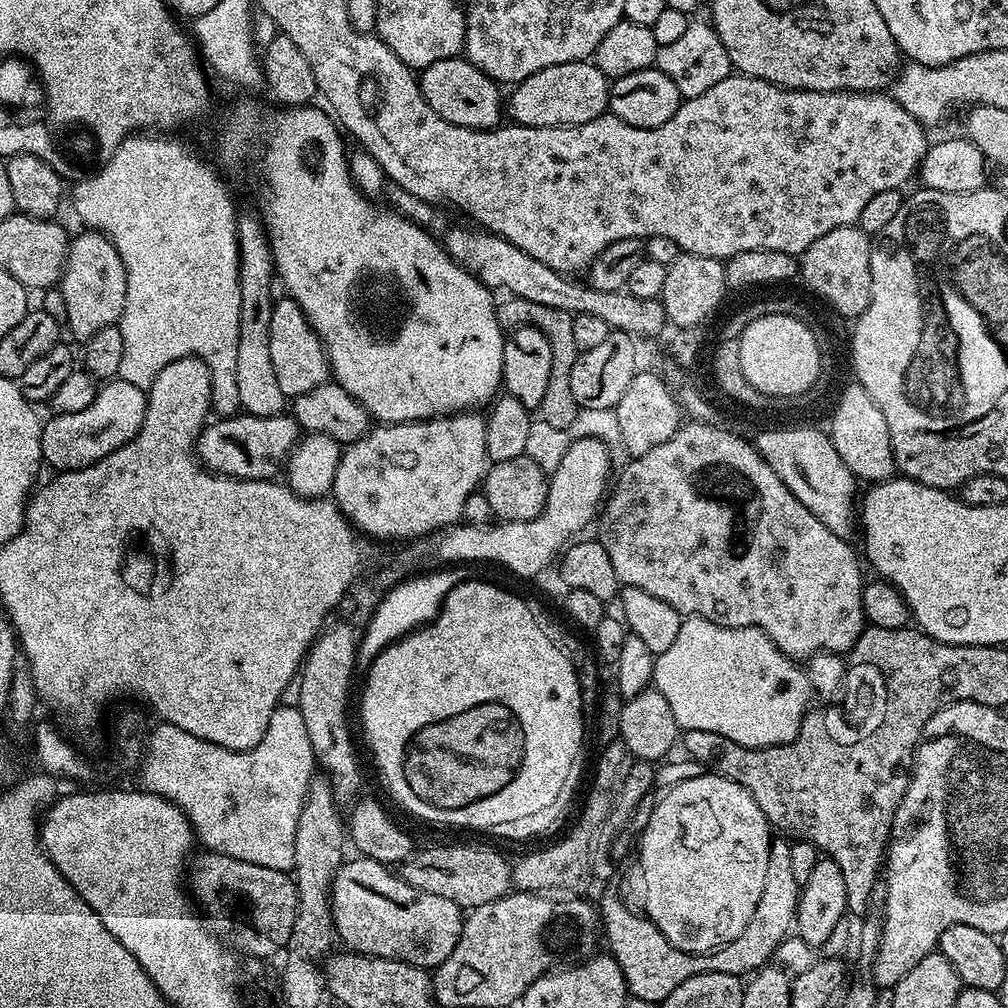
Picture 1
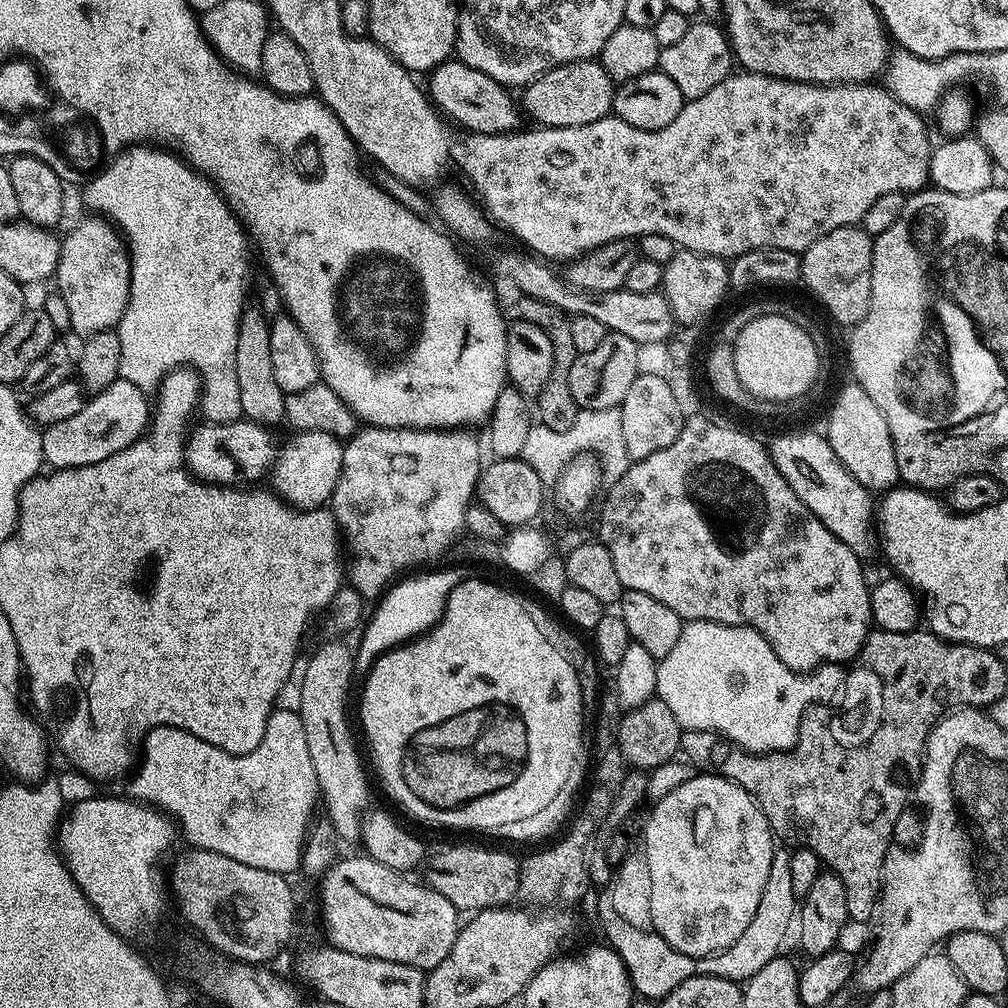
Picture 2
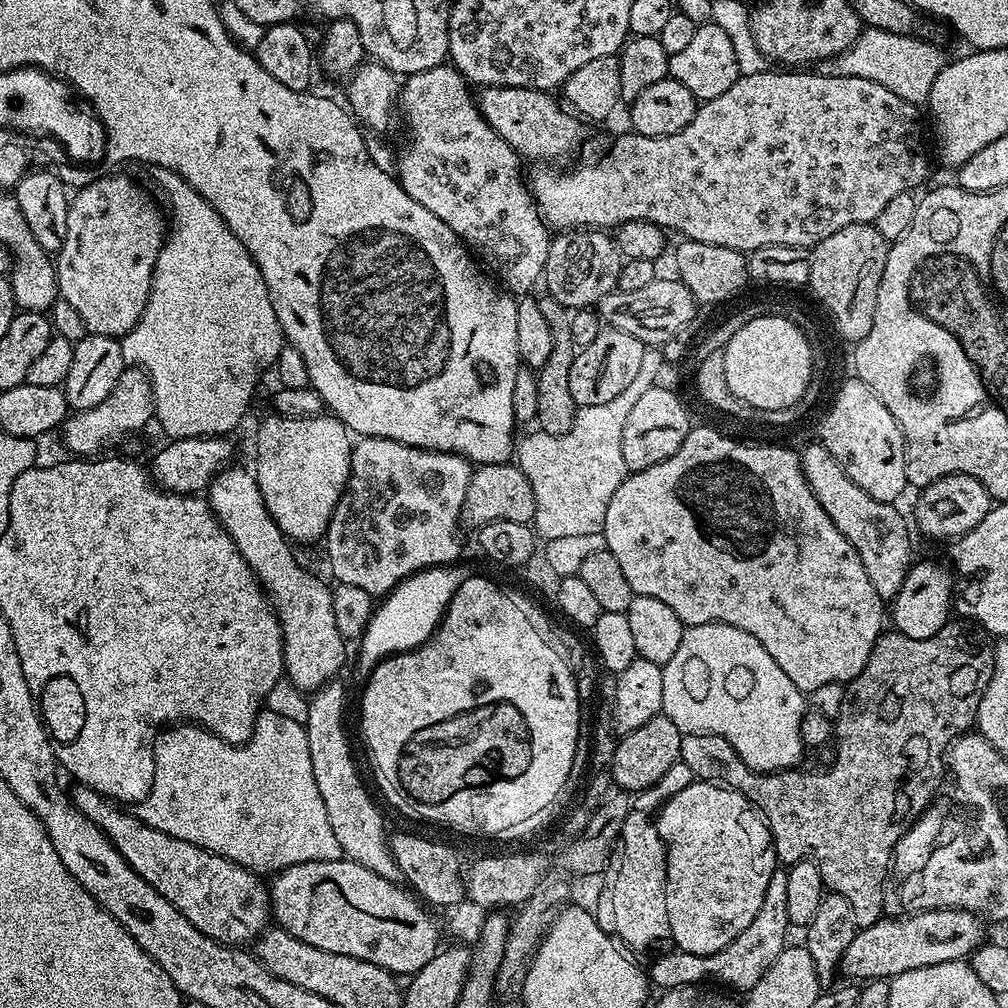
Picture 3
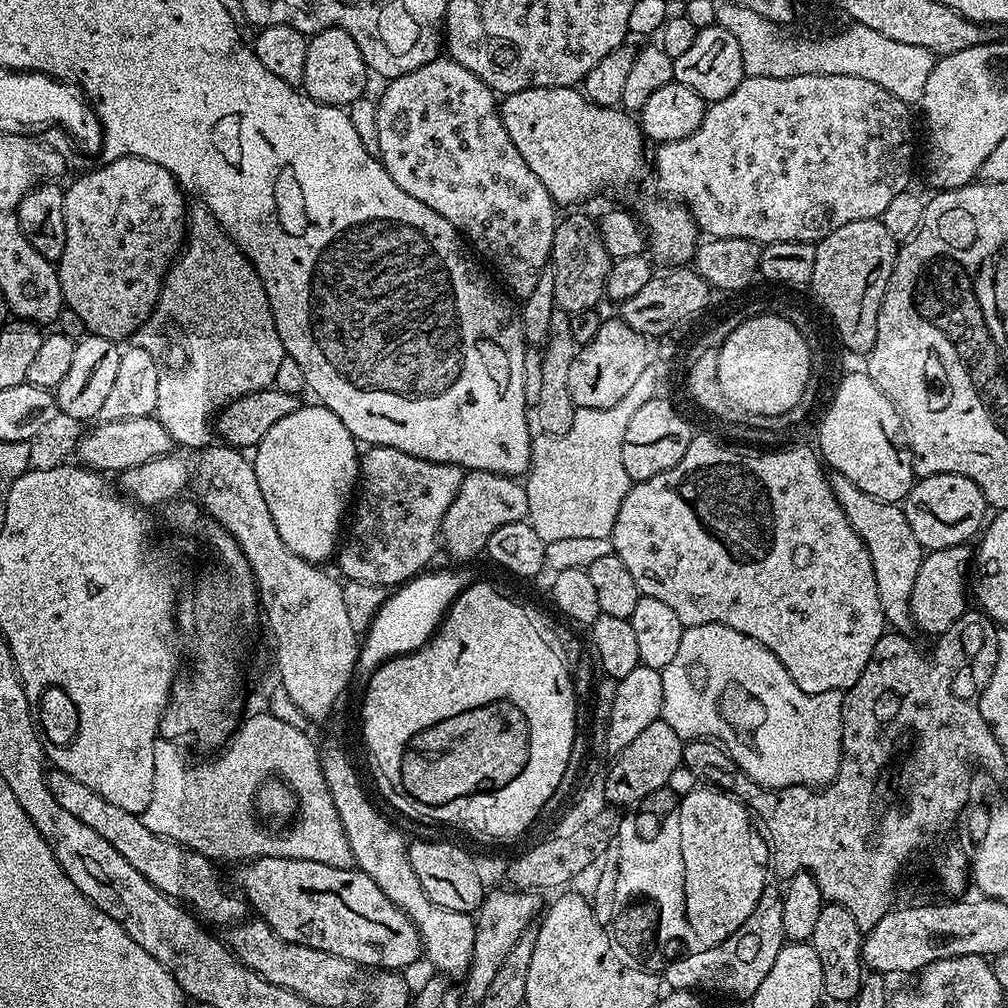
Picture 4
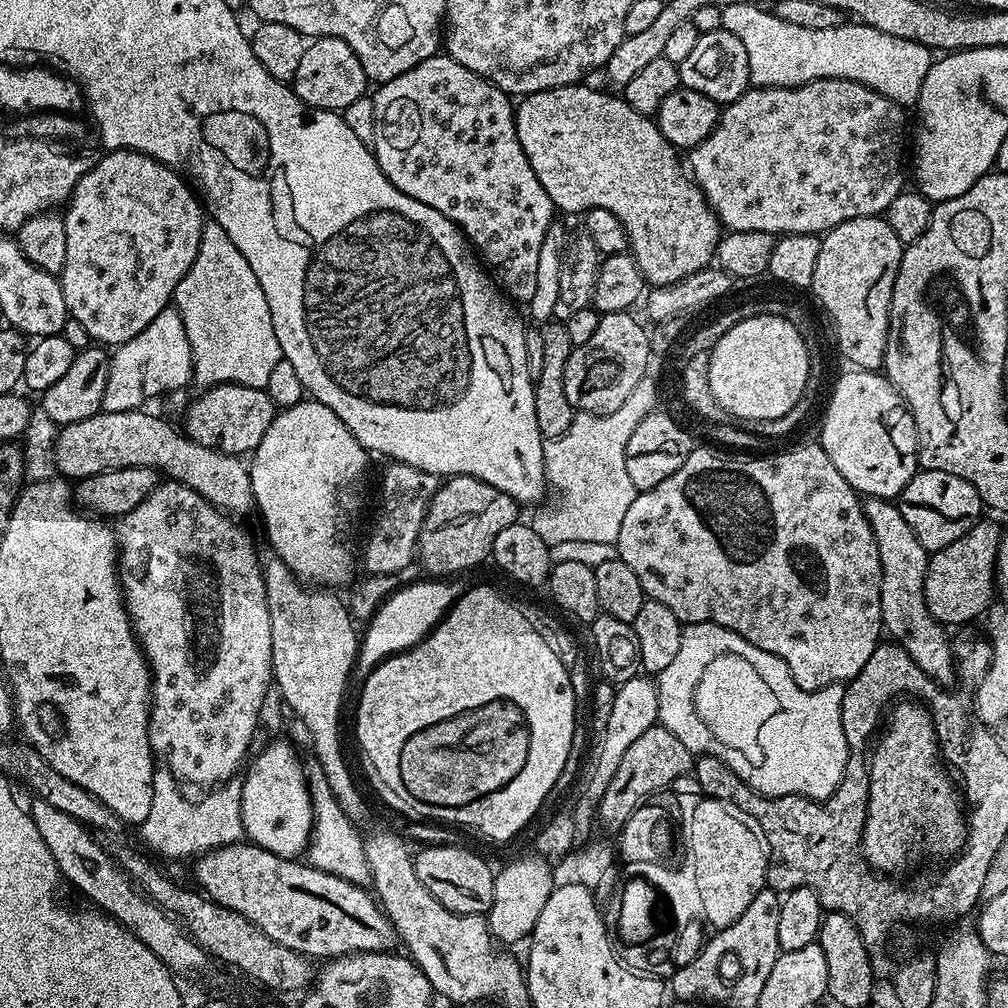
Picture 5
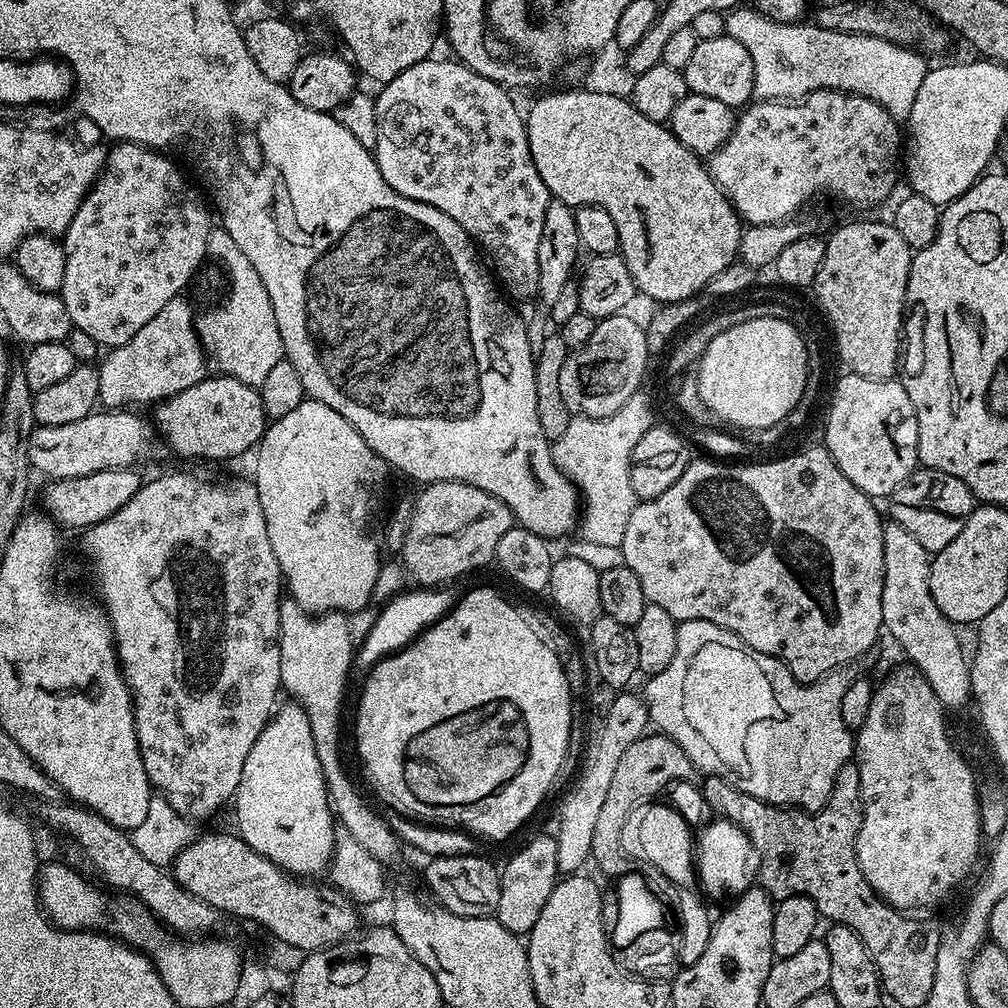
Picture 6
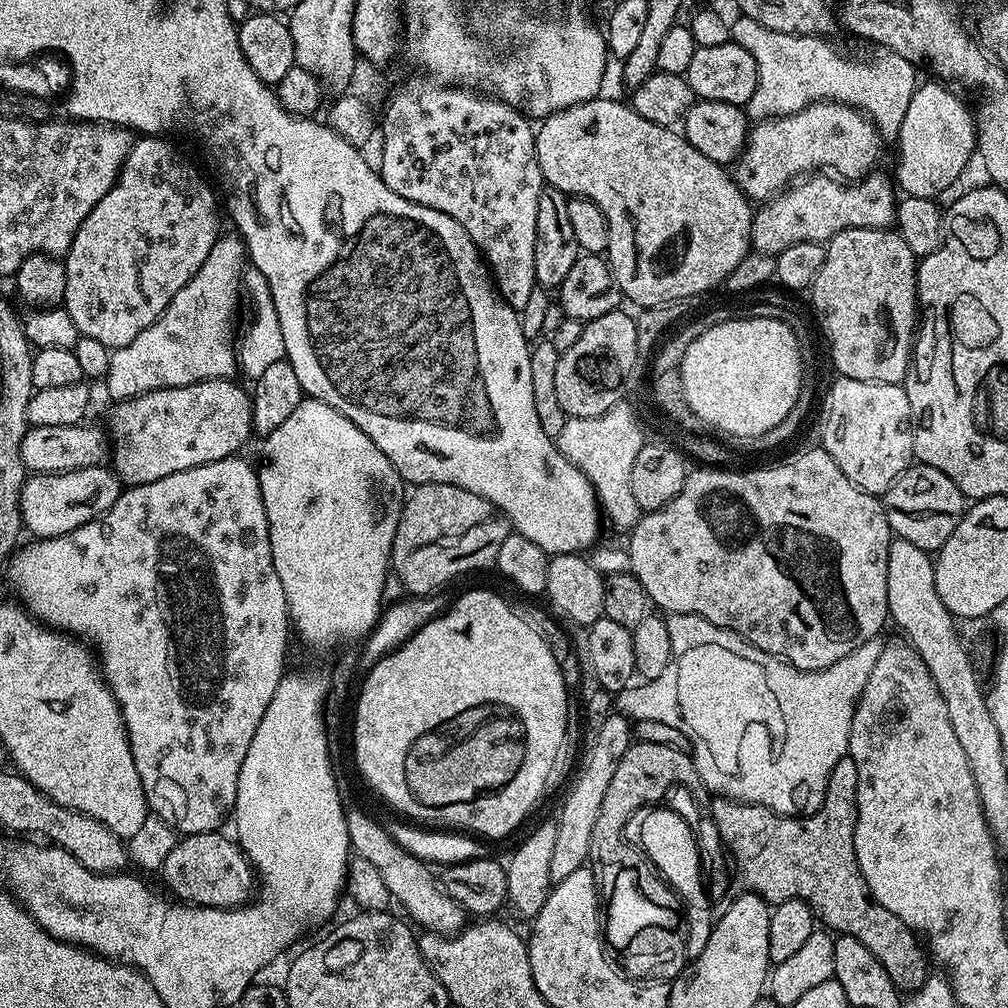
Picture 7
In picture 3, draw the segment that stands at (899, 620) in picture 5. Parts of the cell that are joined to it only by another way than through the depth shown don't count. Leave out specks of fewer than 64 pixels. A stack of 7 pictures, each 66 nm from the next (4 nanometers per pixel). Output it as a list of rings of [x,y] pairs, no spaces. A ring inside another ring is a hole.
[[[813,442],[805,452],[801,451],[799,458],[800,469],[804,471],[814,498],[818,498],[826,514],[830,514],[834,526],[842,530],[850,546],[858,550],[866,566],[866,574],[870,582],[874,582],[874,590],[878,590],[881,600],[885,602],[895,600],[908,569],[914,563],[912,536],[908,533],[908,524],[899,512],[899,507],[870,498],[870,494],[866,494],[866,490],[862,490],[862,486],[851,480],[846,470],[842,470],[842,466],[838,466],[830,450],[826,450],[819,442]]]

